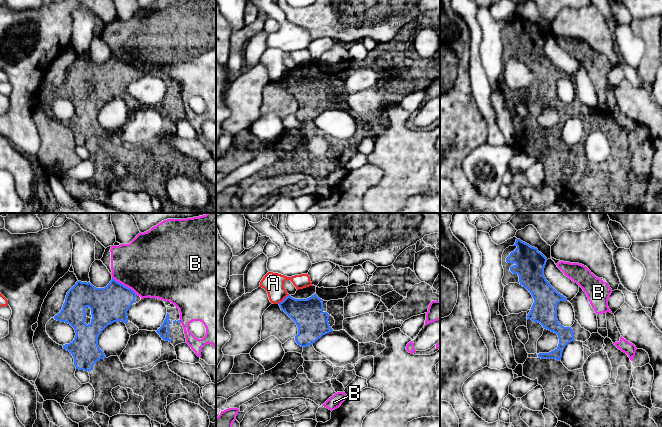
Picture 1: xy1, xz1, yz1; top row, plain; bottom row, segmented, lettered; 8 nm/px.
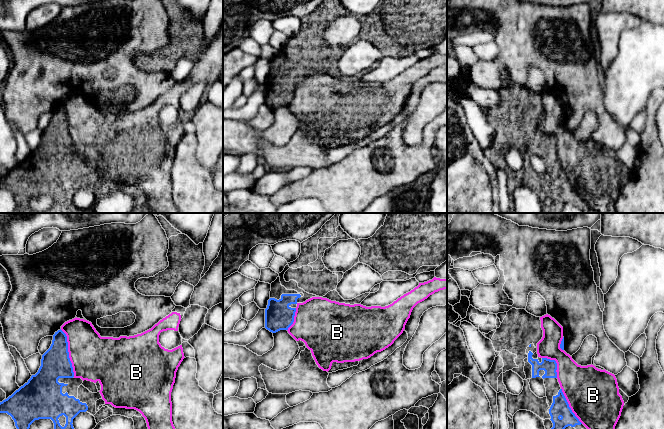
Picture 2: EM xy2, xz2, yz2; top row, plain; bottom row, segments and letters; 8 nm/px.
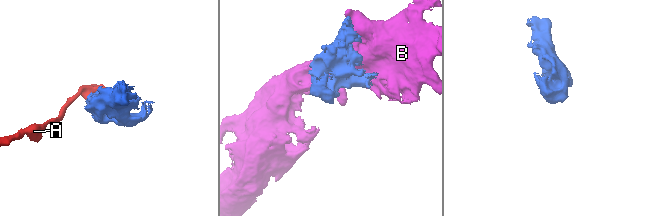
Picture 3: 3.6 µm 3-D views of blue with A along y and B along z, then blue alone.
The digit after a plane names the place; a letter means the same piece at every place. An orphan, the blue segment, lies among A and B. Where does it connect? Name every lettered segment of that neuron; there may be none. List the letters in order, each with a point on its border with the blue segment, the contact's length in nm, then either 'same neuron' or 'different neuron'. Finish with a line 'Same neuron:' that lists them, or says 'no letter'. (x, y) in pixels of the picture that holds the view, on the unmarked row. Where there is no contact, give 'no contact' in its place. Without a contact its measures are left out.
A: xz1 (283, 76) | 120 nm | different neuron
B: xy2 (68, 129) | 400 nm | different neuron
Same neuron: no letter

